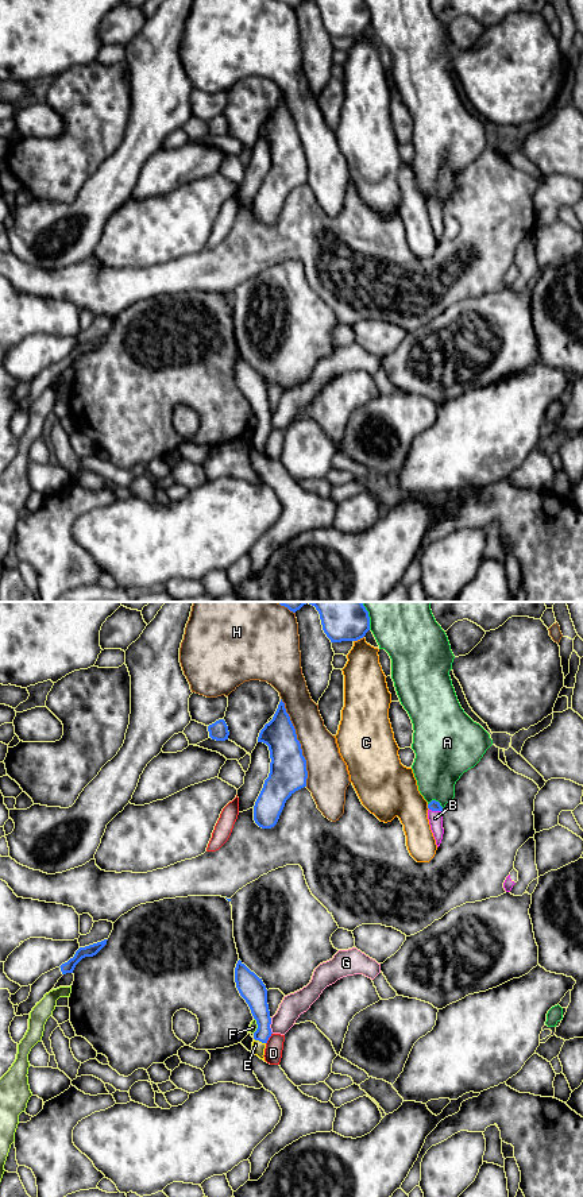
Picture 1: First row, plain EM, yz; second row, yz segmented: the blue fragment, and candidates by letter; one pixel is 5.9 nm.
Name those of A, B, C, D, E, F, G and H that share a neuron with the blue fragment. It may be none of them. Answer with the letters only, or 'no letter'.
B, E

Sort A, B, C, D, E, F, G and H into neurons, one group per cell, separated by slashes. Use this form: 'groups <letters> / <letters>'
groups A / B E / C / D / F / G / H

